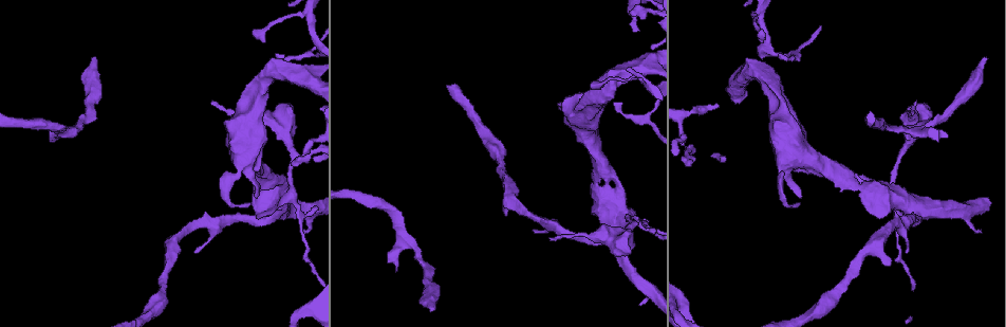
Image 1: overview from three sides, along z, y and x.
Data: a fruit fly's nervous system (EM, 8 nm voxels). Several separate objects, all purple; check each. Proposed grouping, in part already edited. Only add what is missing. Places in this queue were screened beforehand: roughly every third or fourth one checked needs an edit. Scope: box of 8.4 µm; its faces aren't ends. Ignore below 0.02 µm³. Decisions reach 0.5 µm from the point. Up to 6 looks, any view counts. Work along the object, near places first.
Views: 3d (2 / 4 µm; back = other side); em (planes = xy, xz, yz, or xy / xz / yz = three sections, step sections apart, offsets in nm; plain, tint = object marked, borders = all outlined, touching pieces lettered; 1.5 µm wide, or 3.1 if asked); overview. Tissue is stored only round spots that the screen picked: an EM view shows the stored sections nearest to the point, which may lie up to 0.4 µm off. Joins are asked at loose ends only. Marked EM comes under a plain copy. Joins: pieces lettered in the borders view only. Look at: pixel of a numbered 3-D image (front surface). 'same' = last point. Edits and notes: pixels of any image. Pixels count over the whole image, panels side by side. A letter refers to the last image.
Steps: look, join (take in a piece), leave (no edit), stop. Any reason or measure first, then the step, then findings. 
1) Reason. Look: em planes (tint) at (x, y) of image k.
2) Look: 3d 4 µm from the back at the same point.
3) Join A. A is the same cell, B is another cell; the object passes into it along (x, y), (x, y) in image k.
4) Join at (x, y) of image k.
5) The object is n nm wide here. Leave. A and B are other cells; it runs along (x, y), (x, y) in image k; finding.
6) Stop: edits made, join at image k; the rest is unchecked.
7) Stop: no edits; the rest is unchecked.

Free end. Look: em planes (tint) at (641, 305) of image 1.

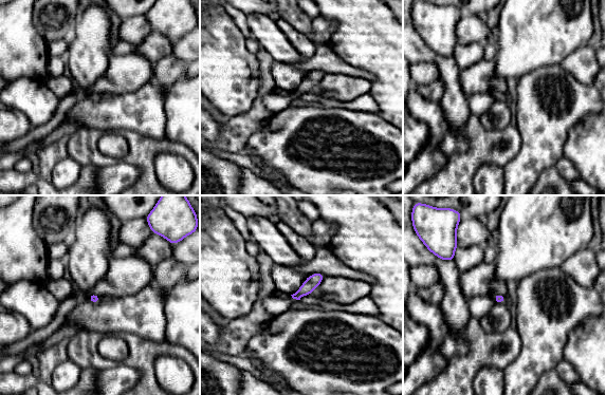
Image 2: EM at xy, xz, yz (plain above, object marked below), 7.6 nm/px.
See the neighbours. Look: em planes (borders) at the same point.

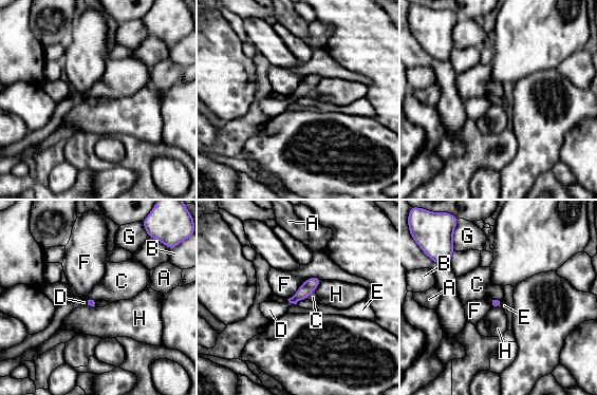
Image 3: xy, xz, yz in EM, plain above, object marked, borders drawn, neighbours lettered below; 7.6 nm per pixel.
Leave. A, B, C, D, E, F, G and H are other cells; a border runs along (306, 298), (300, 299), (296, 303) in image 3; no lettered piece goes on from it.

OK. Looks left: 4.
Free end. Look: em yz step 8 (tint) at (947, 136) of image 1.

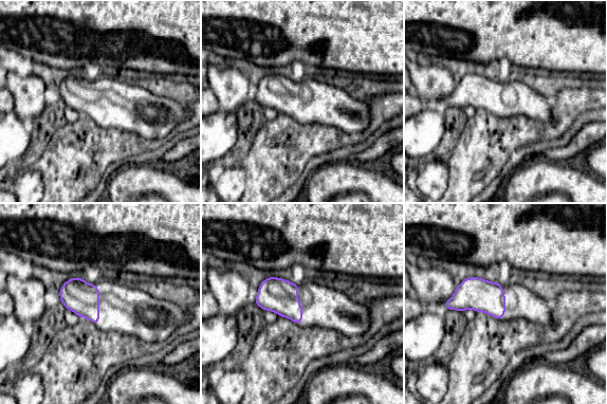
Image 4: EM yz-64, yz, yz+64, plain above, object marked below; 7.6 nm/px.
Look: em xy step 8 (borders) at the same point.

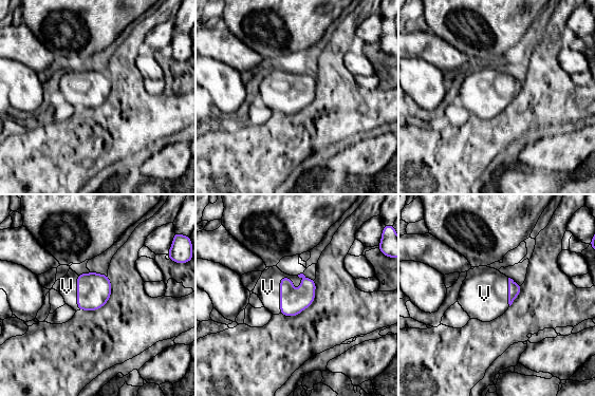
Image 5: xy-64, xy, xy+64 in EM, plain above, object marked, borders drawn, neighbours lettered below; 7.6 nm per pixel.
Join V. V is the same cell; the object passes into it along (292, 303), (281, 278), (267, 287) in image 5; the cell continues.

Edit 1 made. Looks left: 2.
Stop: edits made, join at image 5; the rest is unchecked.

